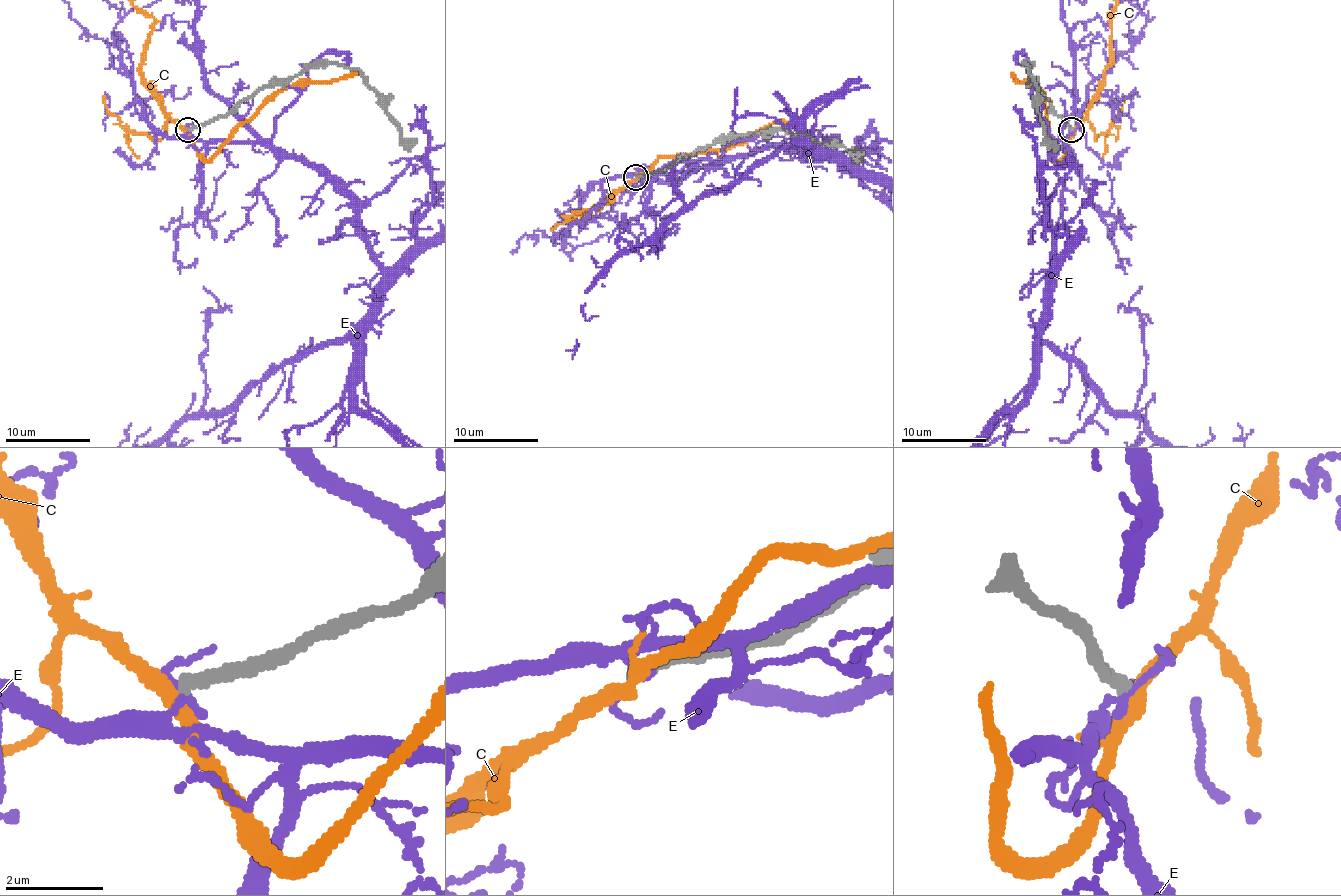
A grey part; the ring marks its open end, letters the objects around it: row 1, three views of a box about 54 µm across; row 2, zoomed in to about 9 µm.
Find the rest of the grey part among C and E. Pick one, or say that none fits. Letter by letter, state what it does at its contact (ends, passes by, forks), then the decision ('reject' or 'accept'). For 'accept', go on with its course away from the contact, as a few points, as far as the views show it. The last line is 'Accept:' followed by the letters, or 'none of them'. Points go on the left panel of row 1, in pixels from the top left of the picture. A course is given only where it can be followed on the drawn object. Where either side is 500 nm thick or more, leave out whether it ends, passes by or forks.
C: it forks there; reject
E: it passes by; reject
Accept: none of them

